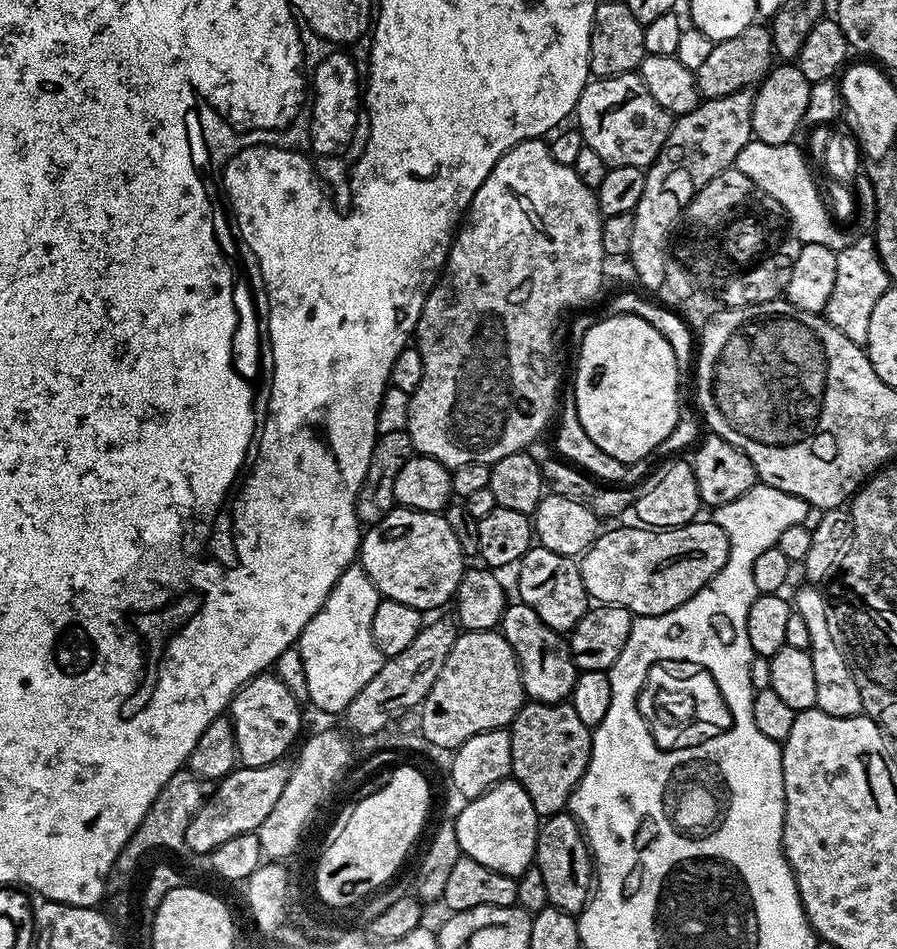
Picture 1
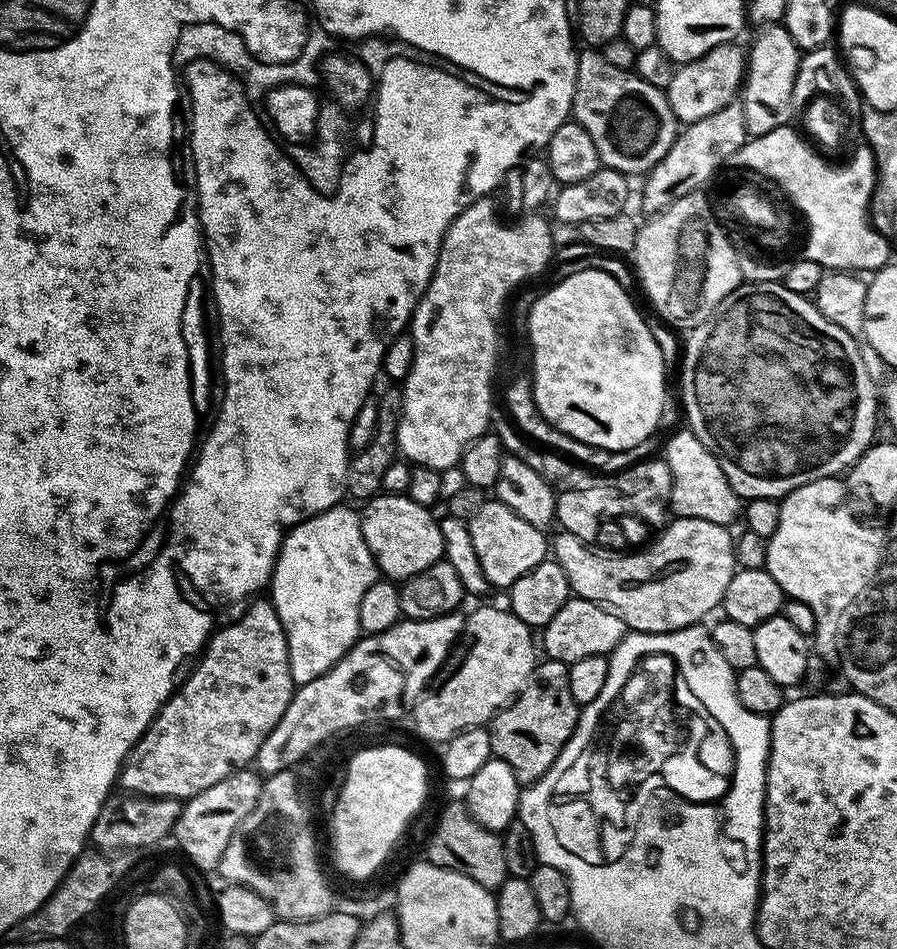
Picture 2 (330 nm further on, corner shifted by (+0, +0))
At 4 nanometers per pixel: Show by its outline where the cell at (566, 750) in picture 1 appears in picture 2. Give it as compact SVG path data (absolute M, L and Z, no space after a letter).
M541 659L532 669L520 695L492 717L488 728L492 755L514 770L514 778L522 786L537 784L548 775L558 754L562 754L580 719L582 708L574 702L574 694L570 694L568 665L557 660Z

